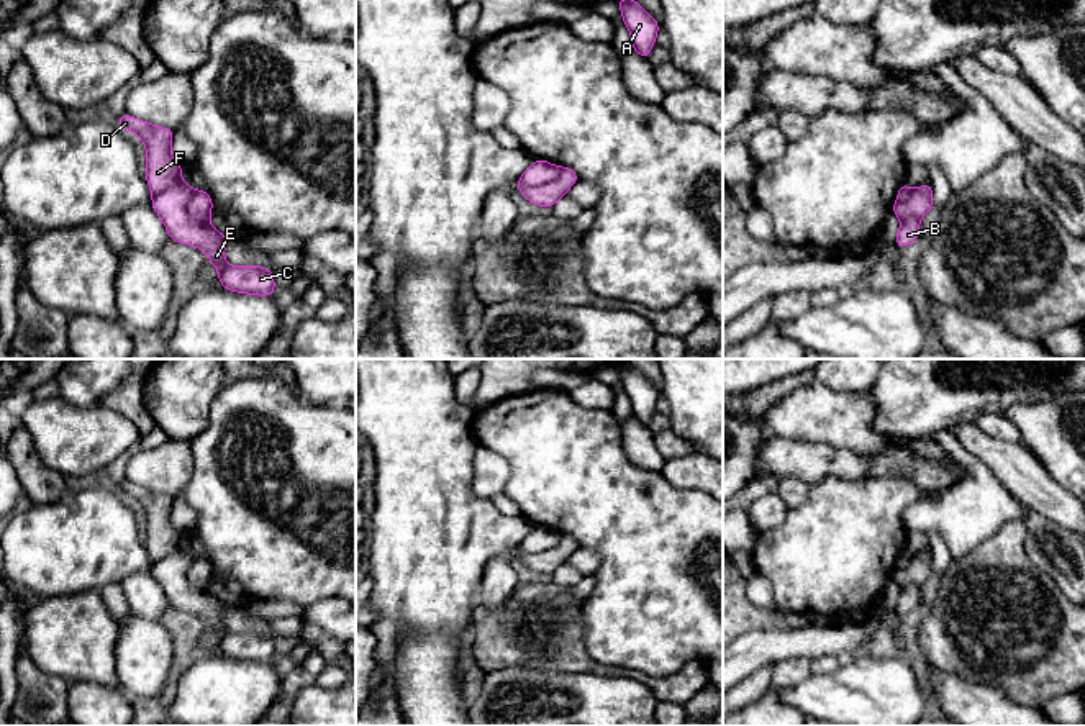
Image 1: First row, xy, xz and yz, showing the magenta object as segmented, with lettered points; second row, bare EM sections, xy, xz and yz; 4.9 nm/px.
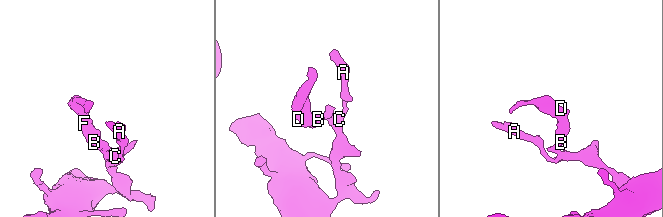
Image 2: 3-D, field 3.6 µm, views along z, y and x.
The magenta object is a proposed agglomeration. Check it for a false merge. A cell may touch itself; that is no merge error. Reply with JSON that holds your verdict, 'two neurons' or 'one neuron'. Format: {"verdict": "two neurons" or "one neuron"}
{"verdict": "two neurons"}

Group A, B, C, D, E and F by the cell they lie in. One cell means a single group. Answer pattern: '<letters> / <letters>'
A B C E / D F

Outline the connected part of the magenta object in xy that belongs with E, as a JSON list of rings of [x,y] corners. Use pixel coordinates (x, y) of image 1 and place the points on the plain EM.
[[[184,547],[152,564],[151,574],[161,583],[172,608],[200,615],[218,634],[223,656],[239,660],[269,664],[275,657],[274,638],[261,633],[231,633],[225,629],[228,603],[210,590],[198,590],[187,580],[187,569],[195,557]]]

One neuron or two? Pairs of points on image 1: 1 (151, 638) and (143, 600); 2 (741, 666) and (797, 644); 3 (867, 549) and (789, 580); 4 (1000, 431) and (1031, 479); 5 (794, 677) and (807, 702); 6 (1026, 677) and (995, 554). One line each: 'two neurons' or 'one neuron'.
1: two neurons
2: one neuron
3: one neuron
4: two neurons
5: two neurons
6: one neuron

